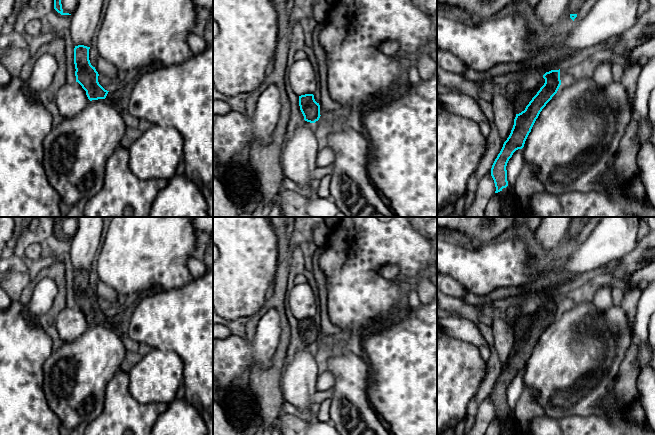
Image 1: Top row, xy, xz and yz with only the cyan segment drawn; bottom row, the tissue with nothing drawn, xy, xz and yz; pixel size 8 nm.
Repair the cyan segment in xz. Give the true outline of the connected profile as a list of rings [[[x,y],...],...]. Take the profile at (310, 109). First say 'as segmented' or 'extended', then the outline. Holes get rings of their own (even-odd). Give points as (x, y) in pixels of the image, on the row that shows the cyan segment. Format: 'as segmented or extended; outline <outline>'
as segmented; outline [[[313,94],[299,96],[299,106],[305,121],[315,123],[319,120],[320,105],[315,101]]]

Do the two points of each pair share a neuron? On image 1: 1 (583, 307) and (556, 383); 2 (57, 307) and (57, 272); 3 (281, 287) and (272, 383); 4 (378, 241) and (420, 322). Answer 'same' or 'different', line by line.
1: same
2: same
3: same
4: different

